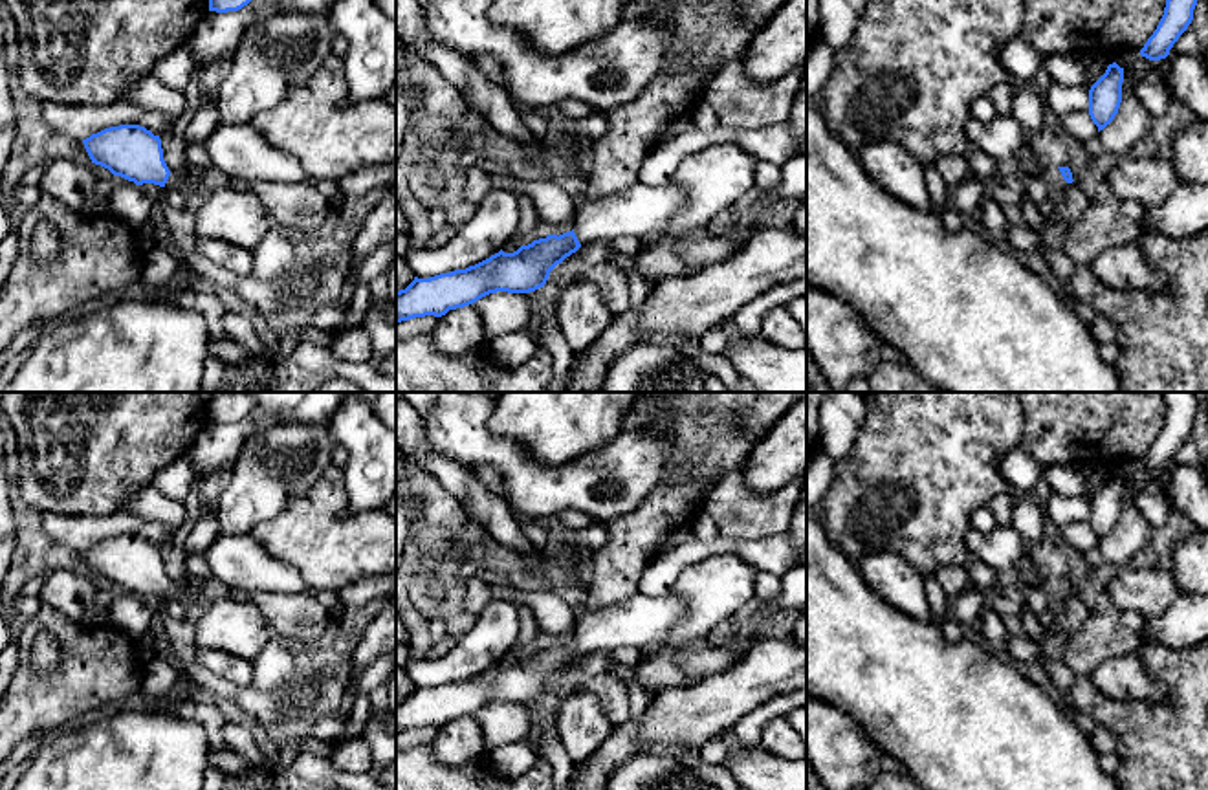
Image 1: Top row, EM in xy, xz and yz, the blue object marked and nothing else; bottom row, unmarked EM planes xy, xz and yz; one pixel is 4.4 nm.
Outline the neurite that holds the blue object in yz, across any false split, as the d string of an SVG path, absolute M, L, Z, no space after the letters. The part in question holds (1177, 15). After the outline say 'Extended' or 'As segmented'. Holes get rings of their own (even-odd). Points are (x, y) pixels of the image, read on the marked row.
M1166 0L1164 15L1148 38L1140 55L1149 60L1160 60L1170 55L1170 49L1193 20L1197 0Z. As segmented

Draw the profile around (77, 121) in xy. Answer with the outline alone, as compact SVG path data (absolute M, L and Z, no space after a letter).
M115 101L108 106L66 106L59 103L42 104L42 115L53 132L75 139L86 139L110 126L139 125L154 136L165 134L176 117L145 110L130 101Z

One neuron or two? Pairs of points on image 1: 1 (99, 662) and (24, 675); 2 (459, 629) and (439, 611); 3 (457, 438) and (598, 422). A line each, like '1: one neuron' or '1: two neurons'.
1: one neuron
2: one neuron
3: two neurons

